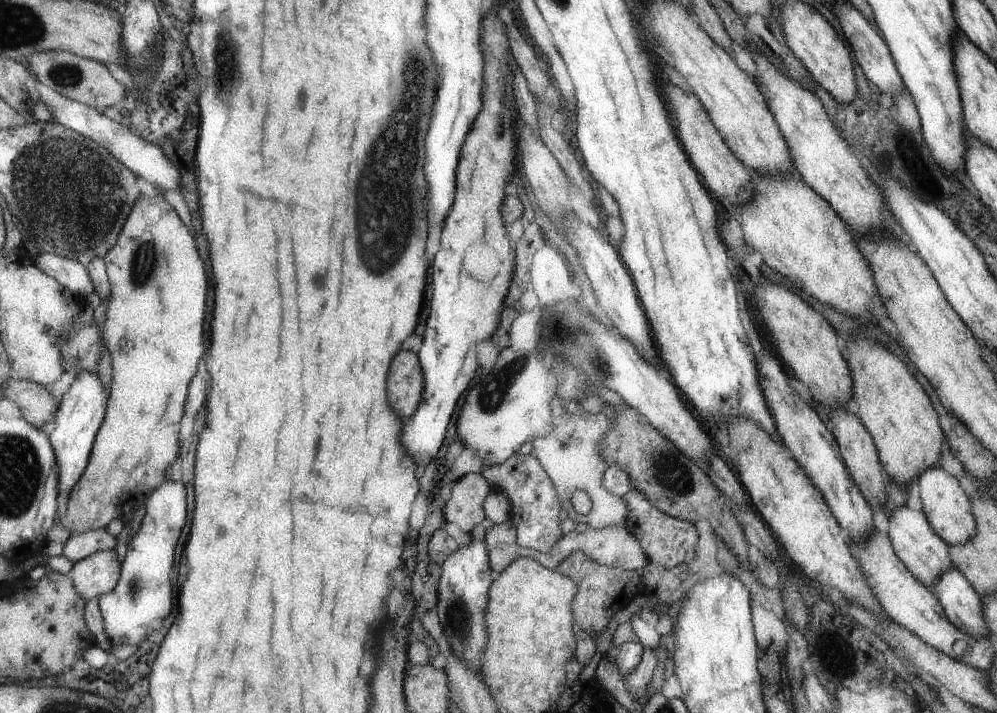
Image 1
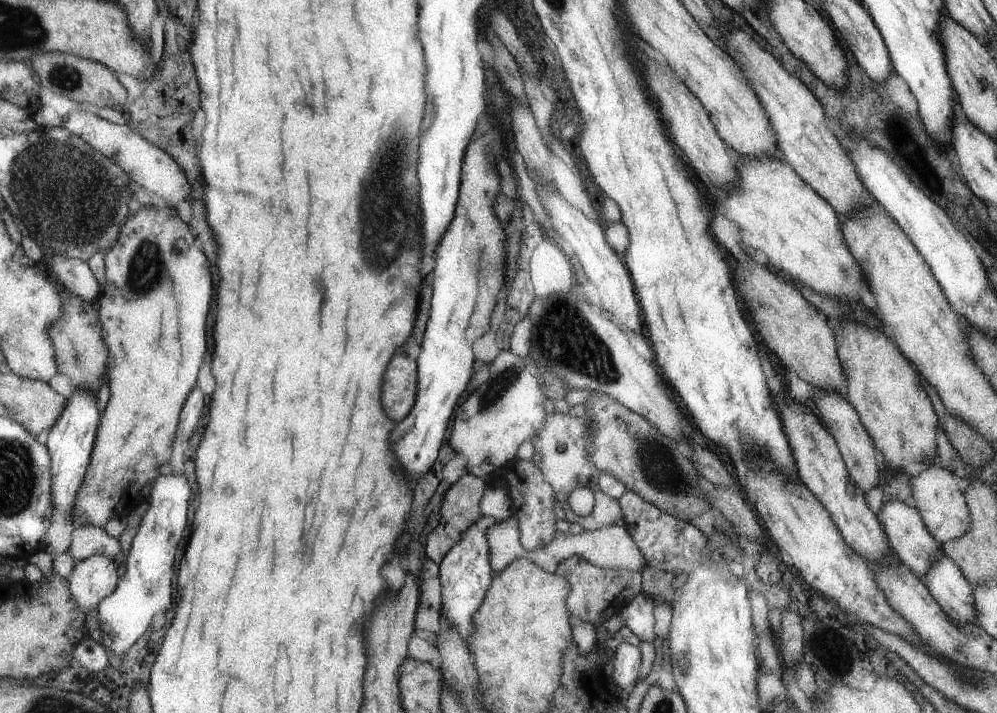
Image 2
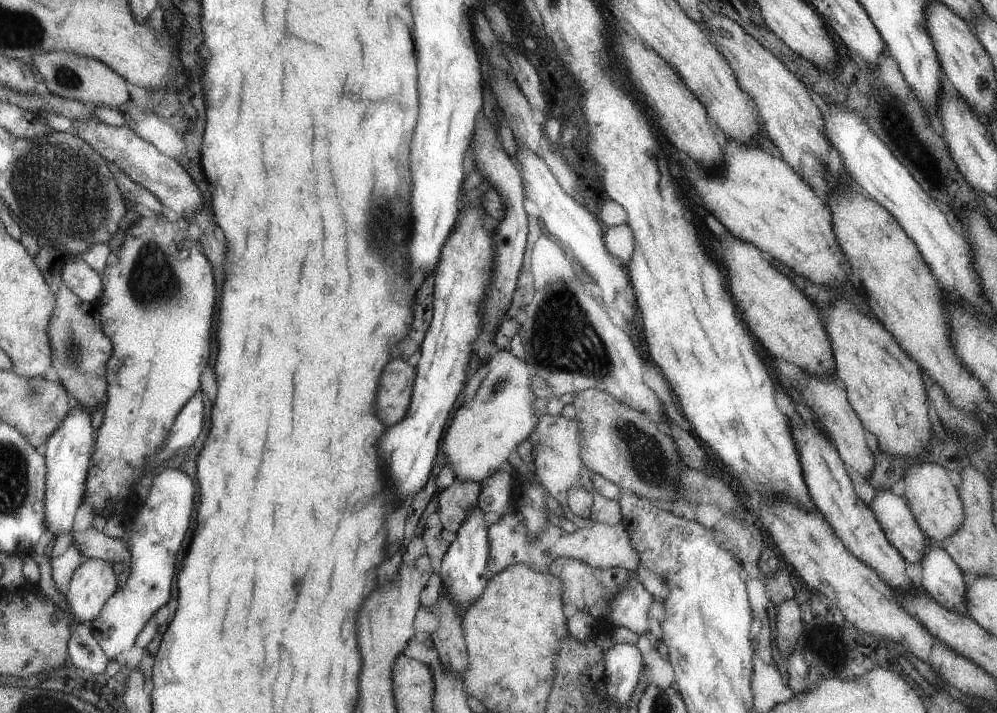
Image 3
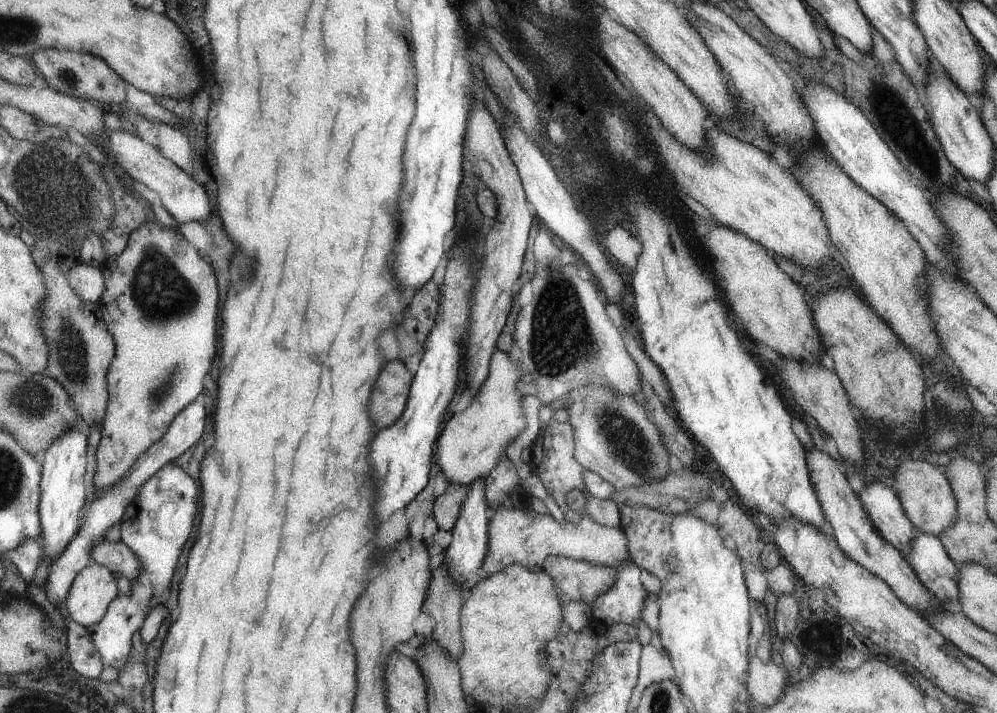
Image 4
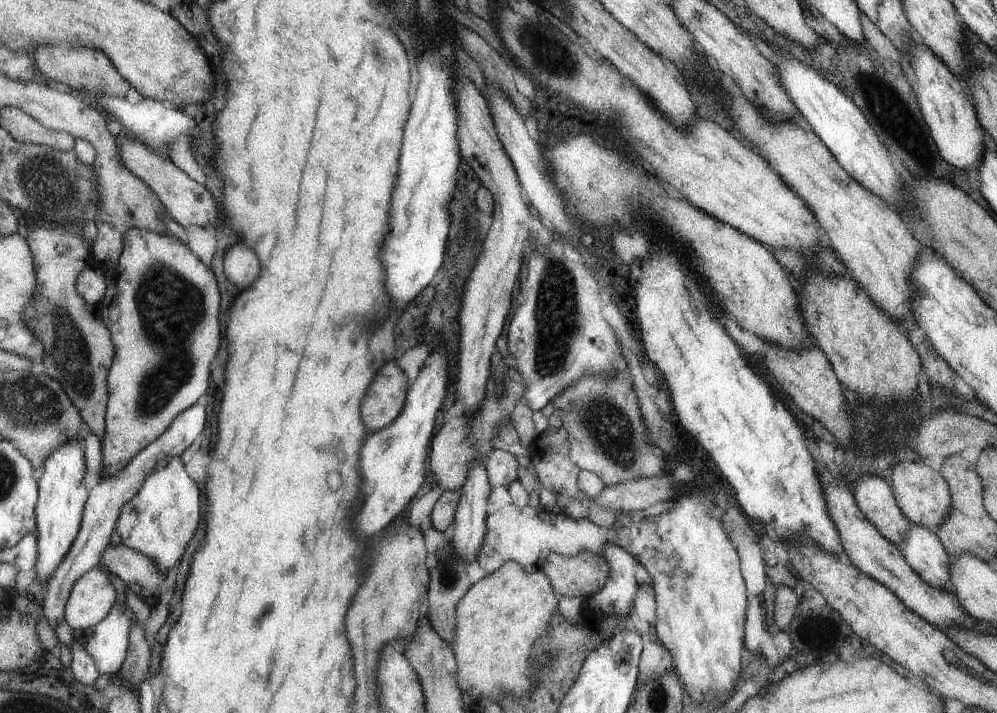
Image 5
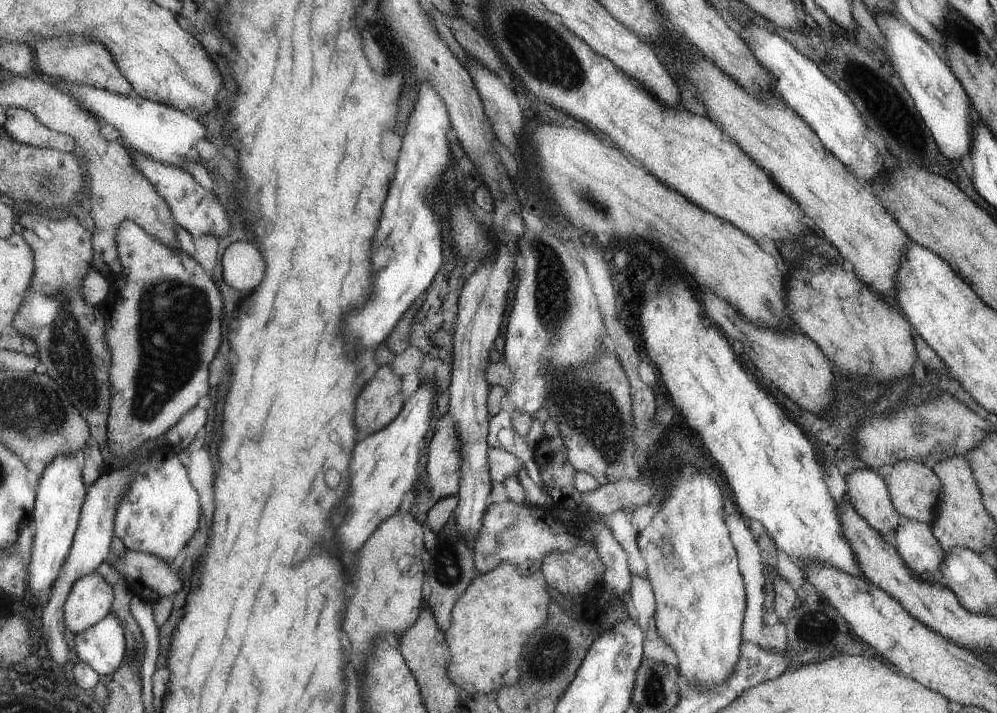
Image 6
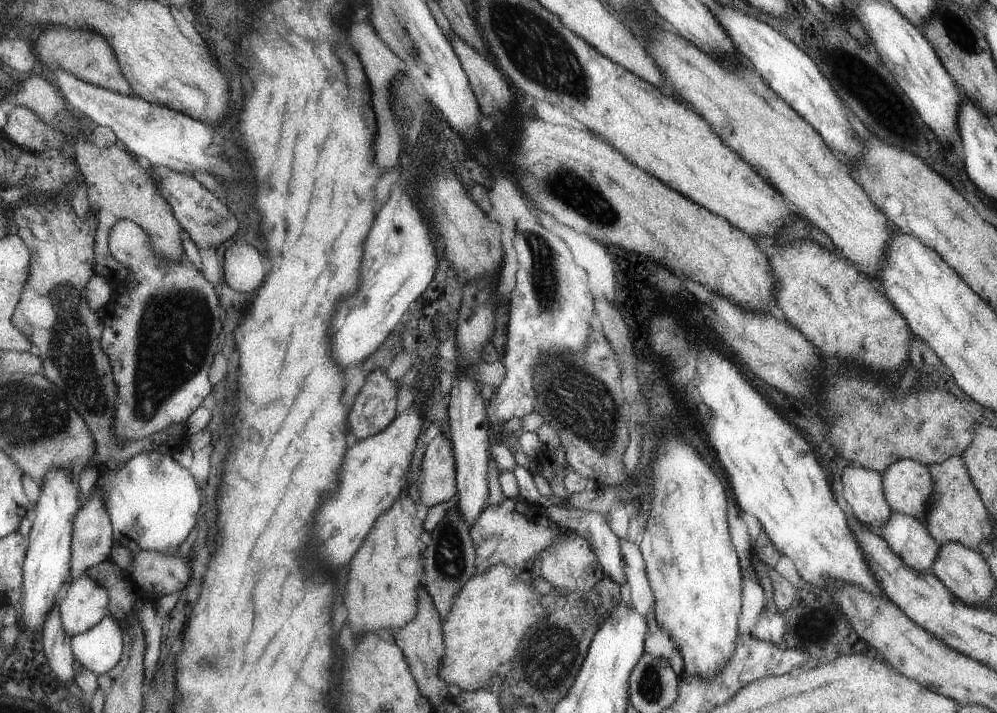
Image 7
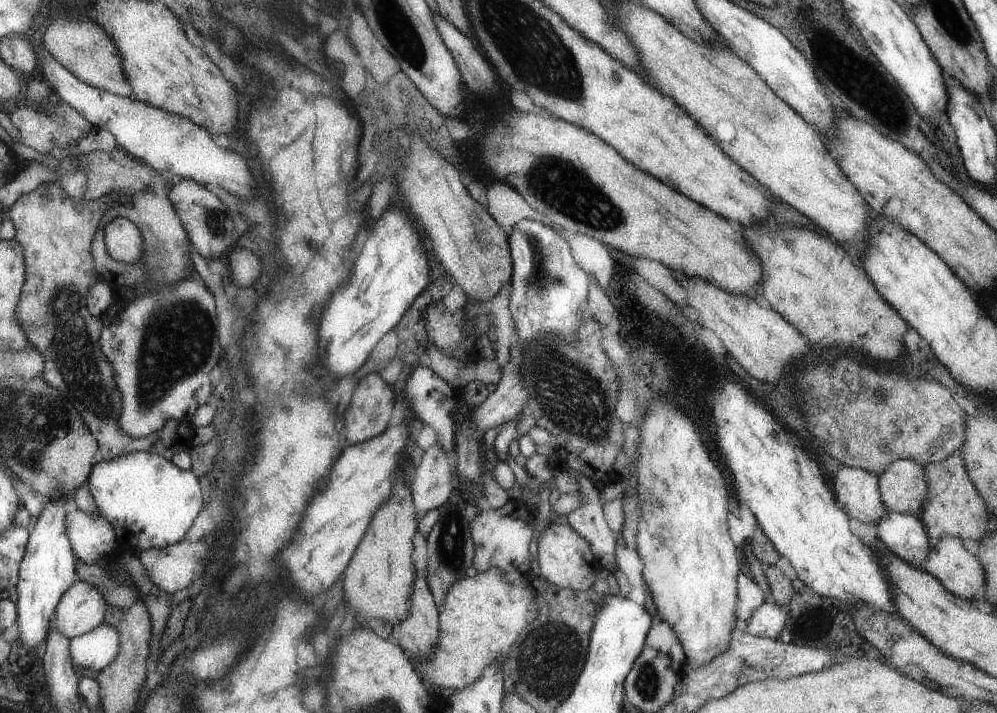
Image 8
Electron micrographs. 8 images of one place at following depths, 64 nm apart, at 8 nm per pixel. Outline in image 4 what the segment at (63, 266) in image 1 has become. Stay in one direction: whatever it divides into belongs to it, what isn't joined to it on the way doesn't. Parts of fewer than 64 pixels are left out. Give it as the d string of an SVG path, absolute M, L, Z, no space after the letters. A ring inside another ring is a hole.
M82 263L69 274L70 286L84 302L99 303L106 292L106 279L101 268Z

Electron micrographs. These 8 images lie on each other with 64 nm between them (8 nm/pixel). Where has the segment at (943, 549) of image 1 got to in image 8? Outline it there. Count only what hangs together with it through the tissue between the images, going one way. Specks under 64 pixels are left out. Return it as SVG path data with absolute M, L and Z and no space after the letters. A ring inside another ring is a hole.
M843 467L830 477L833 491L836 492L837 503L848 512L849 519L874 524L887 513L887 508L880 498L877 476L862 469Z

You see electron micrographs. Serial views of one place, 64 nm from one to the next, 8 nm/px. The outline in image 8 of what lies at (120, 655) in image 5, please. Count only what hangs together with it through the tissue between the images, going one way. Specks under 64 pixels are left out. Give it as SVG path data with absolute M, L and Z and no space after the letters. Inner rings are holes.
M103 624L88 634L70 640L72 662L79 670L107 669L120 652L120 635Z

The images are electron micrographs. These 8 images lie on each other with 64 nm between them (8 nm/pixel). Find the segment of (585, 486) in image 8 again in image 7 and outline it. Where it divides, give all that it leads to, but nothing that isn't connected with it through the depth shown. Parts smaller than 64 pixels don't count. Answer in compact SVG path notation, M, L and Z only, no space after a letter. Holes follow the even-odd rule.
M561 505L547 507L546 512L548 520L559 530L570 531L587 540L603 568L603 574L615 583L626 582L618 538L609 530L605 515L598 511L567 509Z

